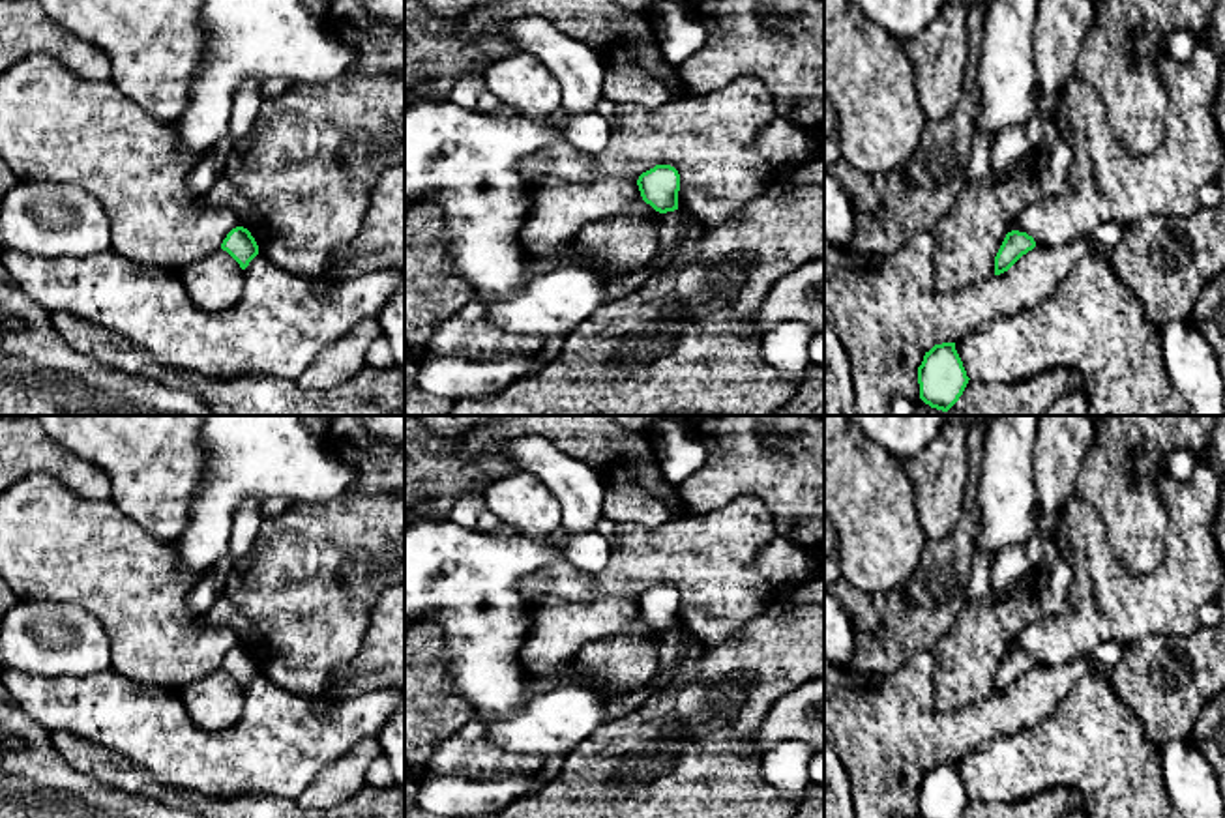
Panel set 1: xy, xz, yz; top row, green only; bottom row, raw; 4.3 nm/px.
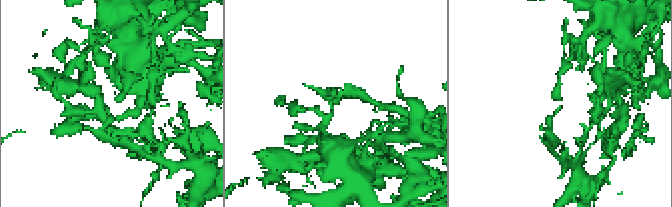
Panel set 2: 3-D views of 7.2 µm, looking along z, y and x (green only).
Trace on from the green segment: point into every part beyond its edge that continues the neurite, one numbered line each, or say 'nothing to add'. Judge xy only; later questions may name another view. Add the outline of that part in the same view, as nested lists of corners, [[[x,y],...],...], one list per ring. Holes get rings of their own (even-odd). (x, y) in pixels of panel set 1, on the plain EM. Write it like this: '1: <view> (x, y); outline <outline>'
nothing to add

